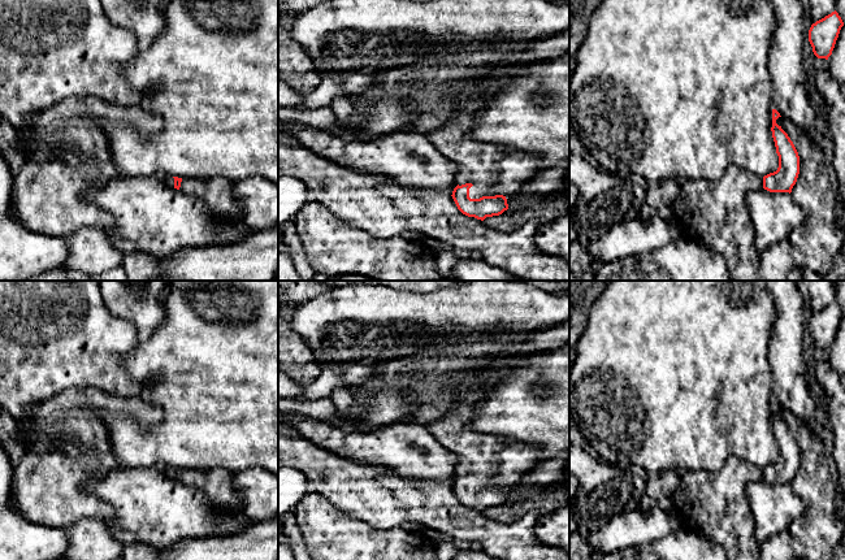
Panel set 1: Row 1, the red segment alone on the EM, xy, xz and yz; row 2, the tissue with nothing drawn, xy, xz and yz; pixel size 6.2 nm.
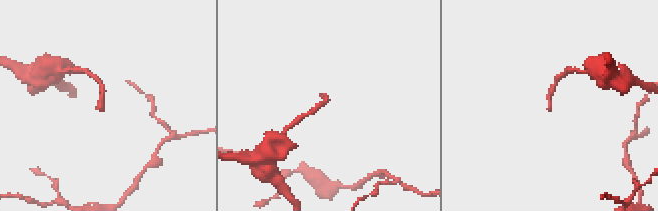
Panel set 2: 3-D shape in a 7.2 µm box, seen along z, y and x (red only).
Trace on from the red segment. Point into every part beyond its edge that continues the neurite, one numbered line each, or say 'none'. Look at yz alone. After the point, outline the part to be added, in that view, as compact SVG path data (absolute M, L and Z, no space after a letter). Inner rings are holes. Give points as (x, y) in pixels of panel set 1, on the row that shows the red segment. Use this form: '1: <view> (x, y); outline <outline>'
1: yz (716, 215); outline M731 165L716 182L706 179L680 181L680 195L673 200L673 221L681 236L720 253L729 269L729 281L759 281L762 253L755 247L755 229L746 201L749 191L760 191L763 177Z

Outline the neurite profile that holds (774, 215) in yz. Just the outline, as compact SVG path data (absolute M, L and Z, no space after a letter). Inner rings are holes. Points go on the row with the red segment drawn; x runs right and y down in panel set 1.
M749 191L746 201L755 229L755 247L762 253L788 239L805 221L802 209L789 192Z

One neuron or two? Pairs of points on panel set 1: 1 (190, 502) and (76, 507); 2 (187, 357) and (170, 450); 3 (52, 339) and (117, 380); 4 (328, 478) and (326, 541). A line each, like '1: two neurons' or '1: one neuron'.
1: two neurons
2: one neuron
3: one neuron
4: two neurons

